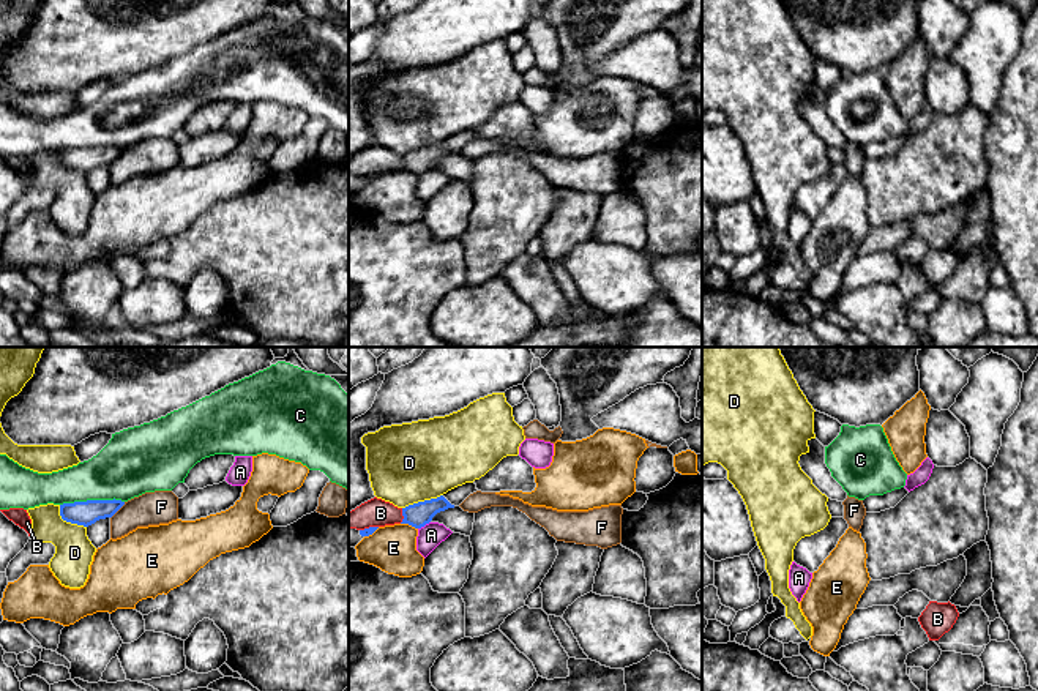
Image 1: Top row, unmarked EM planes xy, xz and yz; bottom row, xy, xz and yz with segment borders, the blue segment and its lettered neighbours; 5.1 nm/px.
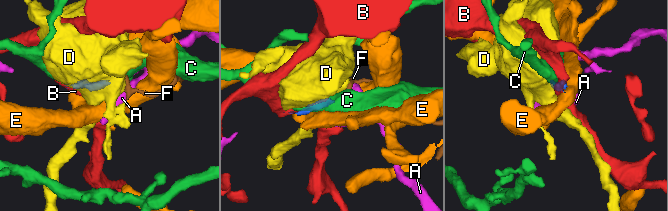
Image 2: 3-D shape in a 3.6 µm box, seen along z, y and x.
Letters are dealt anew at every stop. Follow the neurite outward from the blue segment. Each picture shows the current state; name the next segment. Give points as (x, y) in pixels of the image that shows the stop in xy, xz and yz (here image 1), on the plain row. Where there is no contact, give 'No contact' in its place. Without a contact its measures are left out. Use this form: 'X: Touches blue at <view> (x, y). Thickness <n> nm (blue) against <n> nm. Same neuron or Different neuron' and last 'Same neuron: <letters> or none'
A: Touches blue at xz (423, 172). Thickness 120 nm (blue) against 120 nm. Different neuron
B: Touches blue at xz (403, 161). Thickness 120 nm (blue) against 140 nm. Different neuron
C: Touches blue at xy (92, 147). Thickness 130 nm (blue) against 320 nm. Different neuron
D: Touches blue at xz (421, 149). Thickness 120 nm (blue) against 400 nm. Different neuron
E: Touches blue at xz (409, 171). Thickness 120 nm (blue) against 240 nm. Different neuron
F: Touches blue at xy (119, 155). Thickness 130 nm (blue) against 180 nm. Different neuron
Same neuron: none

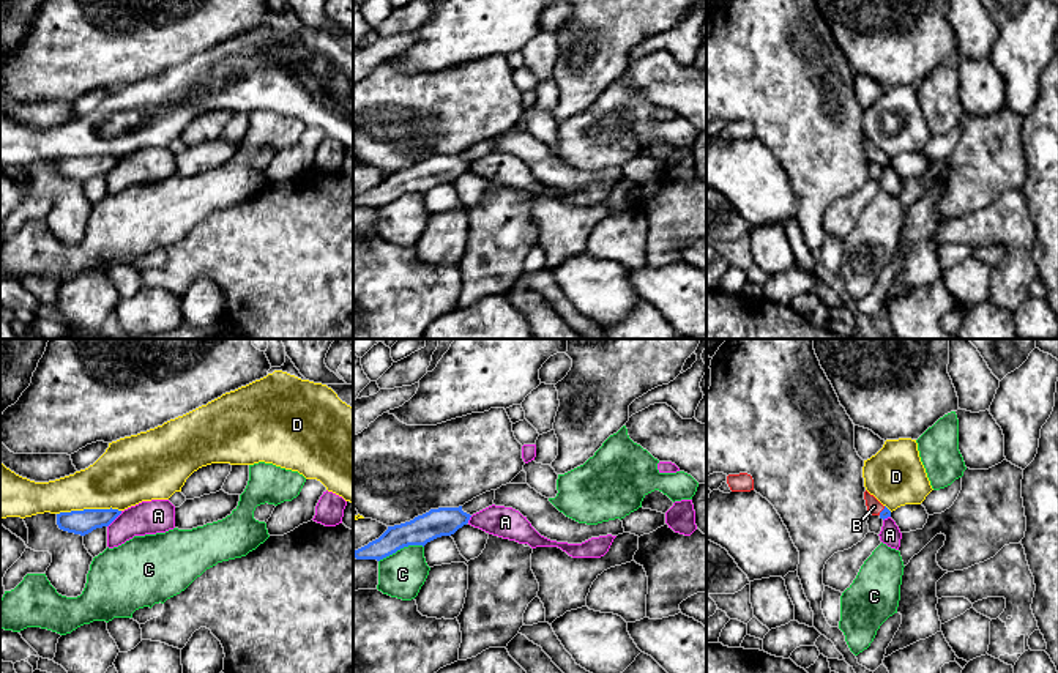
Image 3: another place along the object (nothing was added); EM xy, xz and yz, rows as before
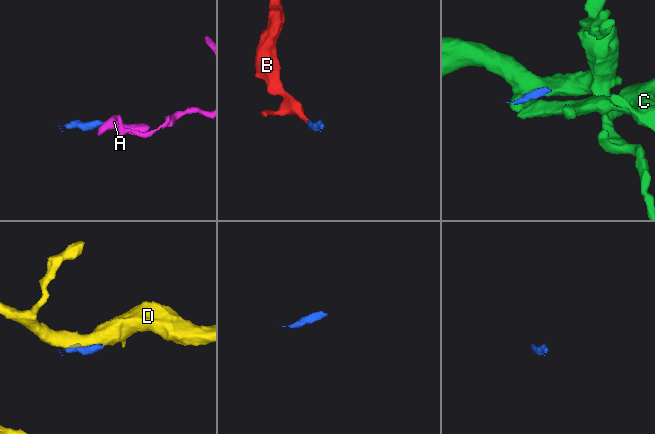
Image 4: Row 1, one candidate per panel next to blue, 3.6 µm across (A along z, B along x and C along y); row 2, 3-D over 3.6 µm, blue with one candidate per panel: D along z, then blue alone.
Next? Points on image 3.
A: Touches blue at xy (115, 164). Thickness 130 nm (blue) against 180 nm. Different neuron
B: Touches blue at yz (882, 158). Thickness 50 nm (blue) against 80 nm. Same neuron
C: Touches blue at xz (401, 194). Thickness 140 nm (blue) against 240 nm. Different neuron
D: Touches blue at xy (89, 156). Thickness 130 nm (blue) against 320 nm. Different neuron
Same neuron: B

